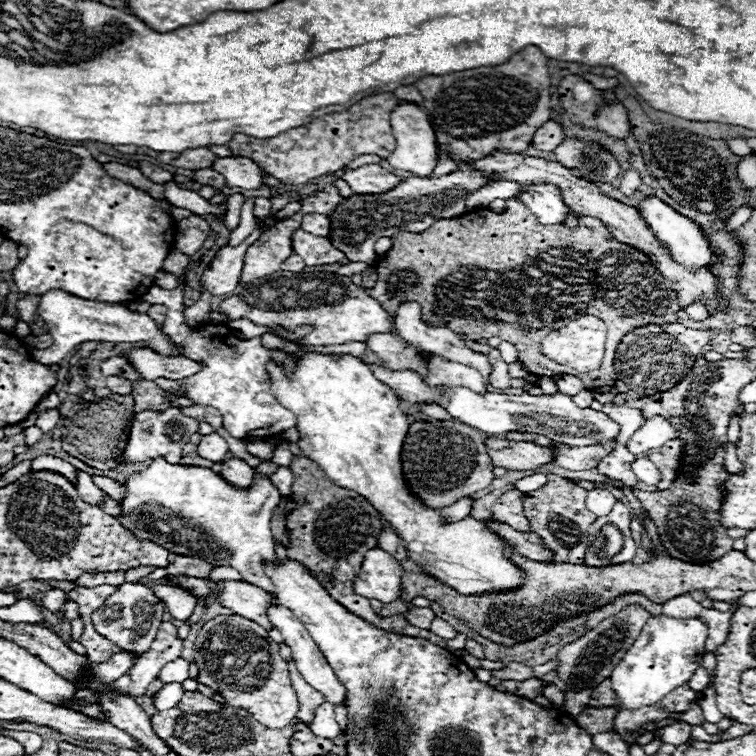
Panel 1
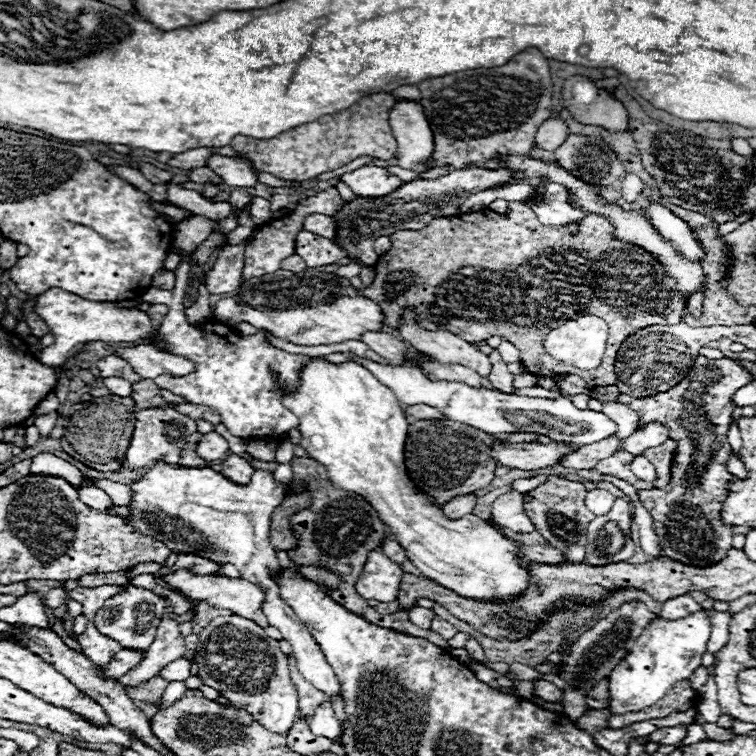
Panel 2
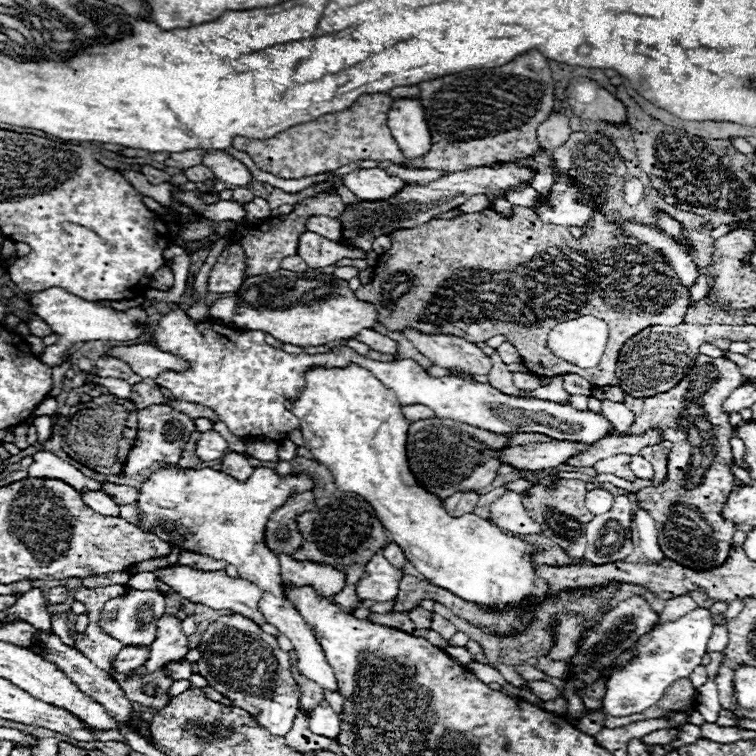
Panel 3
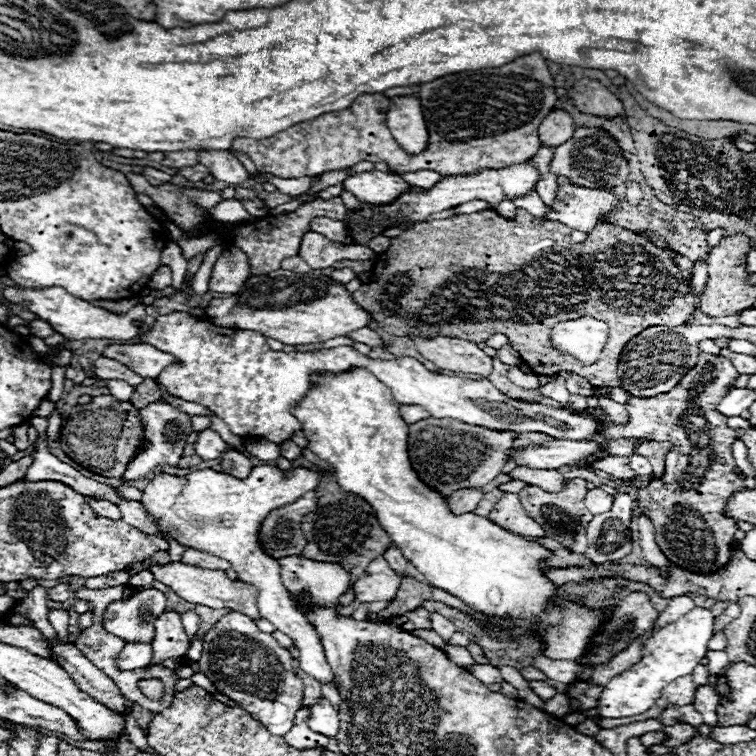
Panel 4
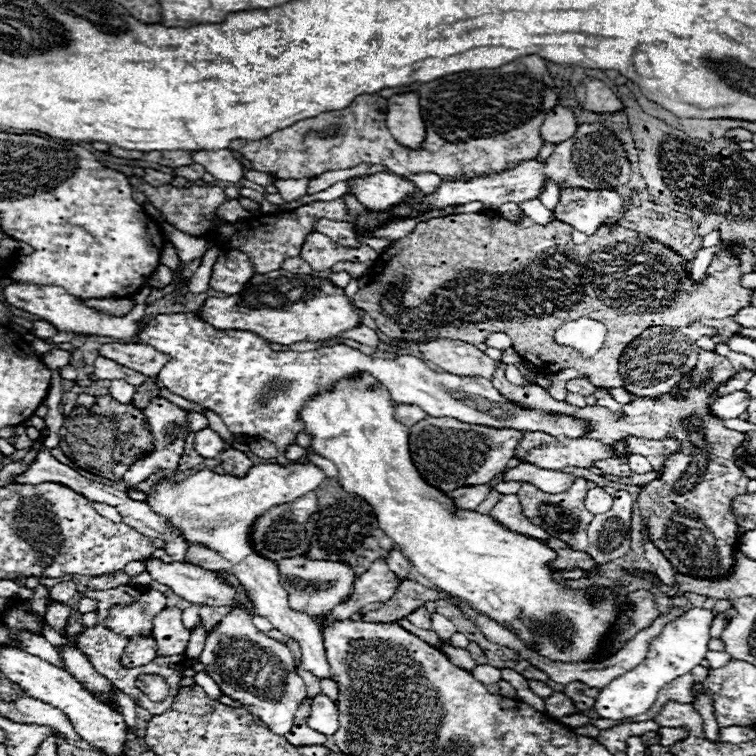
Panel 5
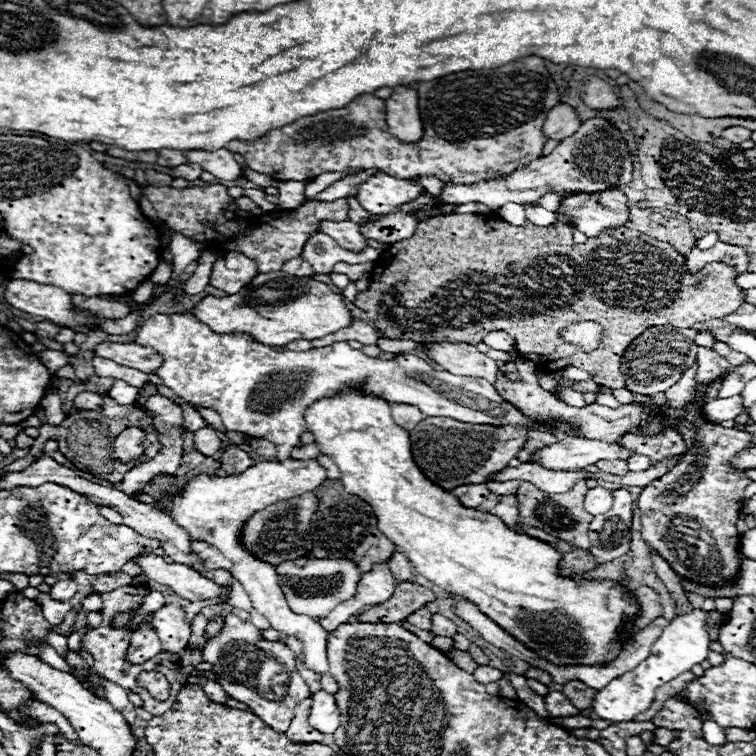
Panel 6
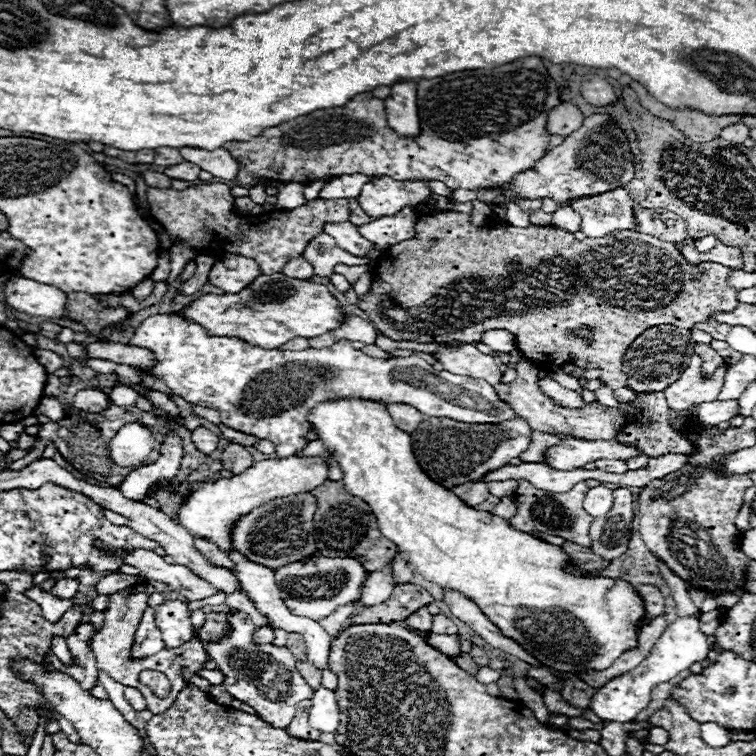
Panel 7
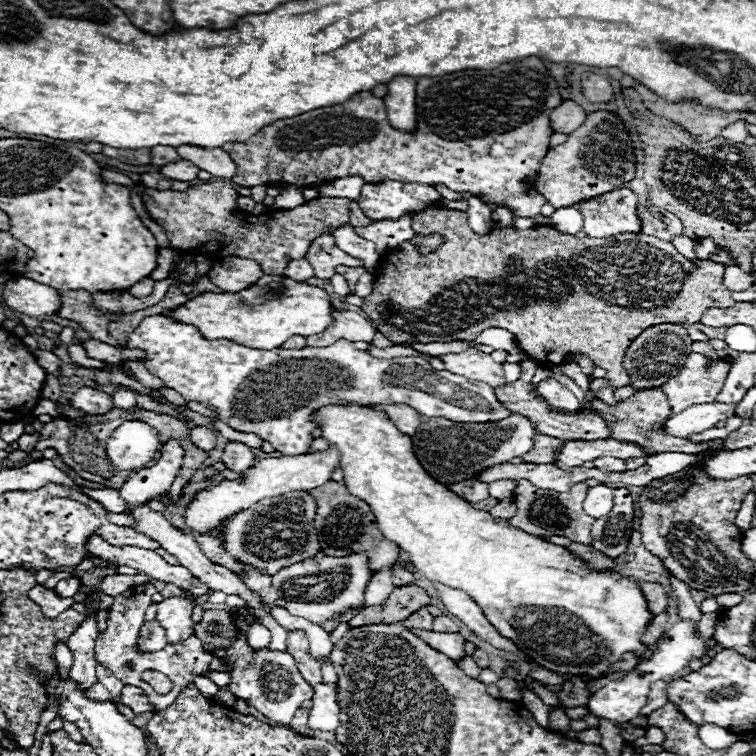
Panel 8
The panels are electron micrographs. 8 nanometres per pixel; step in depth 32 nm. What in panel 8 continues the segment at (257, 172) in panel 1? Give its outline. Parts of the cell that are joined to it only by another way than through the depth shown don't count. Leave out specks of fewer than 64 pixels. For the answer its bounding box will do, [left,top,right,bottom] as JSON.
[178,146,236,180]

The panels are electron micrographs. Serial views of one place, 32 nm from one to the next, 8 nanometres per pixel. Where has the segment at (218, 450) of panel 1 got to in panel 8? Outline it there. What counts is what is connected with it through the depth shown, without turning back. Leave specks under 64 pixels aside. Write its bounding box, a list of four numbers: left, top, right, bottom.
[190,426,216,452]

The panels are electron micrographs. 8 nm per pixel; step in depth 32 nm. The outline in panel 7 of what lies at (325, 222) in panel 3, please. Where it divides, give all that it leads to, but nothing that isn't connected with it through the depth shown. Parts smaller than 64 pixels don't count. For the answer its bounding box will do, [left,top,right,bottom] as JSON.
[324,222,372,256]

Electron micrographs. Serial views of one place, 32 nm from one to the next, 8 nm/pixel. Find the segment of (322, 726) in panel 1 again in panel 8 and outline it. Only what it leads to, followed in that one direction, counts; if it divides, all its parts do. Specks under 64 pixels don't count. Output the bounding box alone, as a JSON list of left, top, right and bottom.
[310,684,340,730]

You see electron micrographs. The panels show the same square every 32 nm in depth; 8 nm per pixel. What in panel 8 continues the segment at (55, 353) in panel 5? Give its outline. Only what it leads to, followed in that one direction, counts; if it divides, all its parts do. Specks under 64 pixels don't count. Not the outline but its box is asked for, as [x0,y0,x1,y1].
[34,350,60,374]

